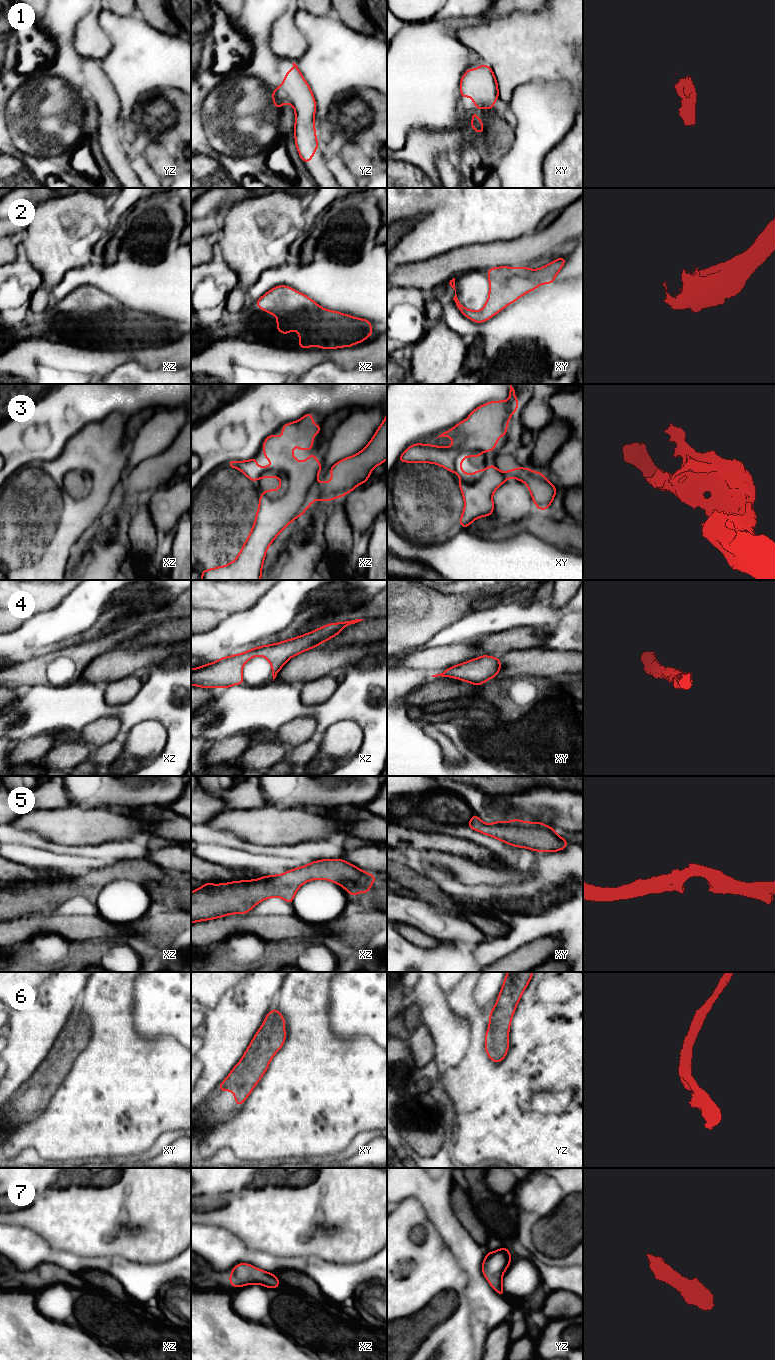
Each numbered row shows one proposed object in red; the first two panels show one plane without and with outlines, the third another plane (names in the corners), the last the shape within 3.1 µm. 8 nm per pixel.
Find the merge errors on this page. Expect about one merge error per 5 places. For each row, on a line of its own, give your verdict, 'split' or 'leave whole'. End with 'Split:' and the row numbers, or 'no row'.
1: leave whole
2: leave whole
3: split
4: leave whole
5: leave whole
6: leave whole
7: leave whole
Split: 3

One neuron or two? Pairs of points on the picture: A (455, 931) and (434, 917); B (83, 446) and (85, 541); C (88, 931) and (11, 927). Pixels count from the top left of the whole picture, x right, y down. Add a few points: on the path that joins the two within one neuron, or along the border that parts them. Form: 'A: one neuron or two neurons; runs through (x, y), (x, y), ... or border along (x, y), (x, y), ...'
A: one neuron; runs through (450, 928), (443, 926), (439, 922)
B: two neurons; border along (99, 518), (82, 534), (71, 550)
C: one neuron; runs through (69, 927), (30, 926)

